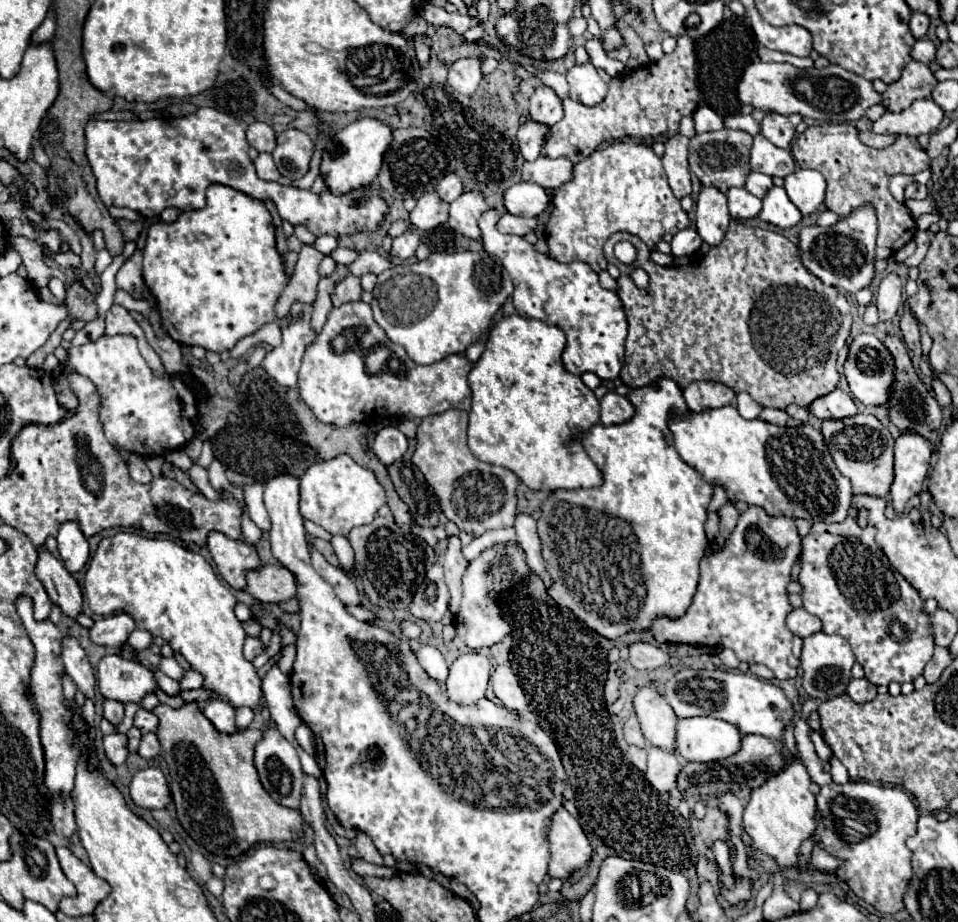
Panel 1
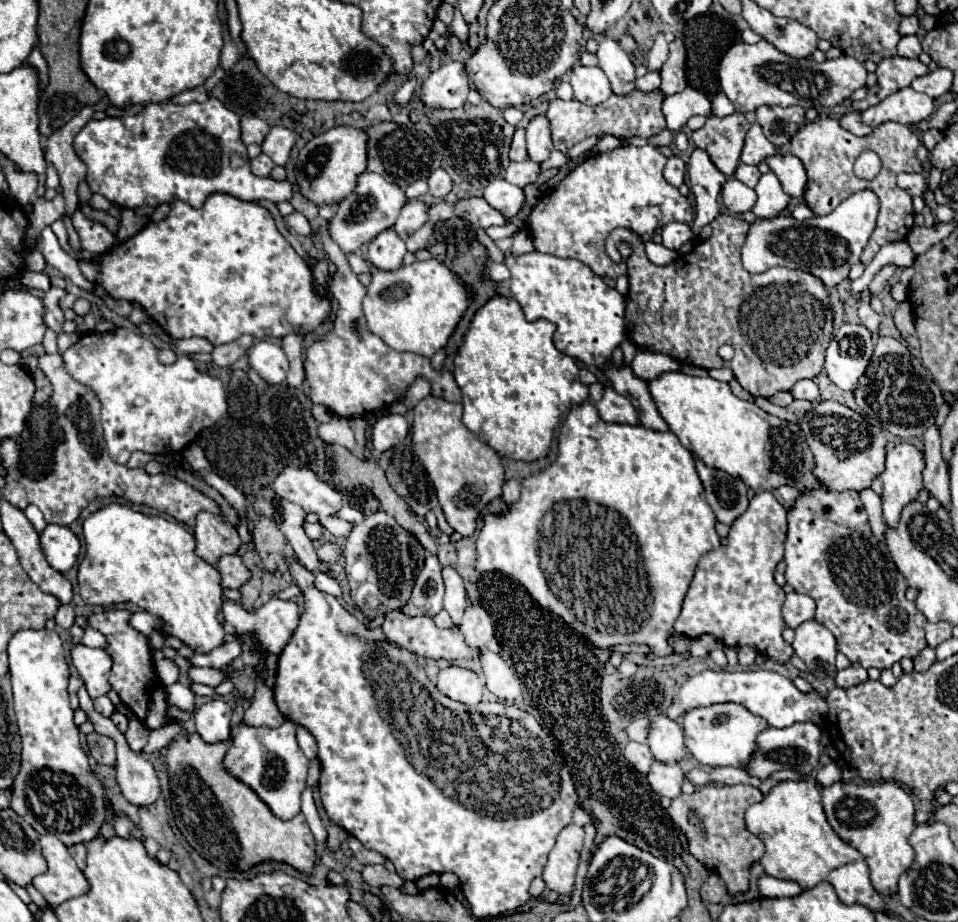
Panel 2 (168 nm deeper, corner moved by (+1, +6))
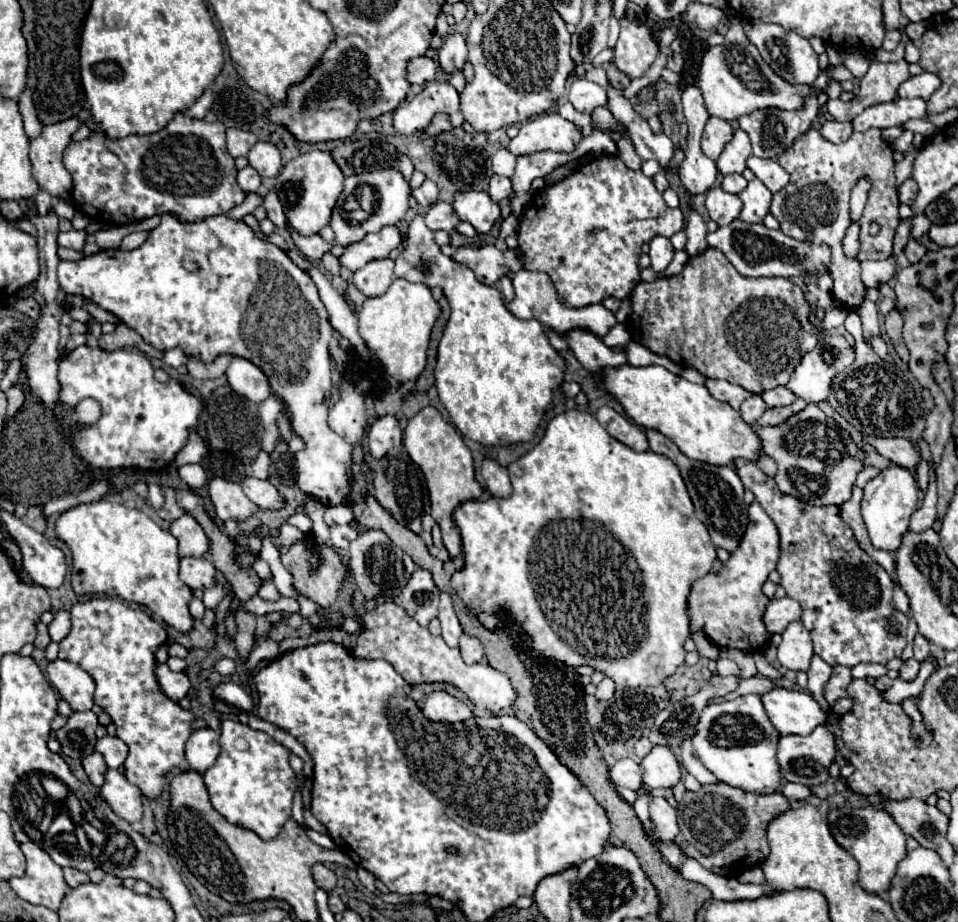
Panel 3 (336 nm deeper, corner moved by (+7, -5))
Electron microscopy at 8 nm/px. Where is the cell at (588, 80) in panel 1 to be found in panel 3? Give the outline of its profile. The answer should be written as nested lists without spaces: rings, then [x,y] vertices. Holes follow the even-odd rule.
[[[577,78],[571,82],[569,102],[575,106],[575,110],[591,114],[595,108],[607,106],[607,92],[605,92],[605,88],[601,88],[595,82]]]

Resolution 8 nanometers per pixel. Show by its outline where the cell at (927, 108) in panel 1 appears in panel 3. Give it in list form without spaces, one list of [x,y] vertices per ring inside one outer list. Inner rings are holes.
[[[895,98],[891,102],[869,106],[863,114],[855,116],[851,120],[851,124],[853,124],[855,132],[865,132],[871,126],[875,126],[875,128],[901,126],[909,118],[925,118],[927,116],[925,108],[927,108],[927,102],[921,98],[913,98],[913,100]]]

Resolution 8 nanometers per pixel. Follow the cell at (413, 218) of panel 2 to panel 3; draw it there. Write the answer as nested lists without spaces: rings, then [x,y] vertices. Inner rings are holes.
[[[385,226],[379,232],[365,234],[359,242],[345,246],[345,252],[339,256],[339,264],[355,272],[371,260],[385,258],[399,244],[401,244],[401,232],[395,226]]]

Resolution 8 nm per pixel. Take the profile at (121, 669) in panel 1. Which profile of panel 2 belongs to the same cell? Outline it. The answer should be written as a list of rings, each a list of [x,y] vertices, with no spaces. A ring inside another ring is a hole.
[[[75,645],[71,649],[71,661],[77,667],[89,695],[101,697],[111,691],[109,671],[111,671],[111,655],[105,649],[91,649],[85,645]]]

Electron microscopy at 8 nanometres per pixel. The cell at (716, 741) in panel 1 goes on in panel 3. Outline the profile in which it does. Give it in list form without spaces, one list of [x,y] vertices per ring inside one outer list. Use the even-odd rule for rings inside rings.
[[[747,694],[733,700],[709,704],[693,736],[693,752],[717,780],[753,794],[775,794],[783,788],[783,774],[777,764],[779,732],[771,724],[761,694]]]

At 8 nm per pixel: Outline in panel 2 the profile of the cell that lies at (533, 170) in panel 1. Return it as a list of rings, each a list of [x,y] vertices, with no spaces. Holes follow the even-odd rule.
[[[525,159],[525,161],[519,161],[519,163],[511,163],[509,169],[507,169],[505,179],[511,181],[513,185],[527,187],[529,183],[535,183],[537,181],[539,173],[541,173],[541,163],[531,161],[531,159]]]

